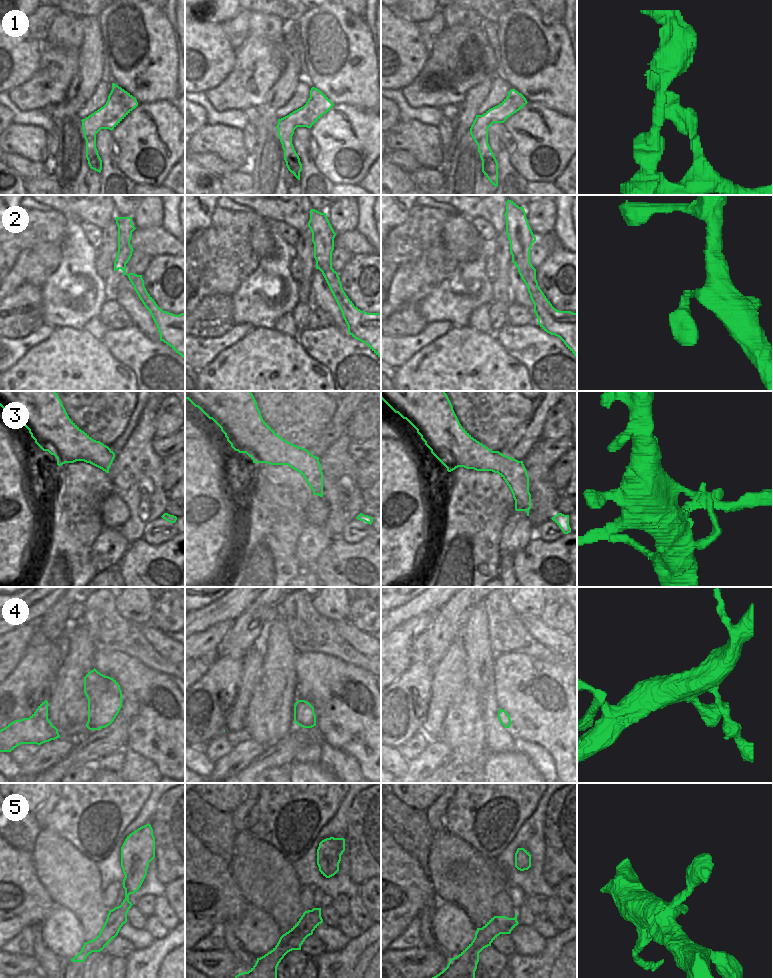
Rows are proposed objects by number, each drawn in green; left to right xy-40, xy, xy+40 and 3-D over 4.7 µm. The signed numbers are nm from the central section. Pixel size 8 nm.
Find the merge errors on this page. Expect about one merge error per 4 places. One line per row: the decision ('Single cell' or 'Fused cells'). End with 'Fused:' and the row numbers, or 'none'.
1: Single cell
2: Single cell
3: Single cell
4: Single cell
5: Single cell
Fused: none.

